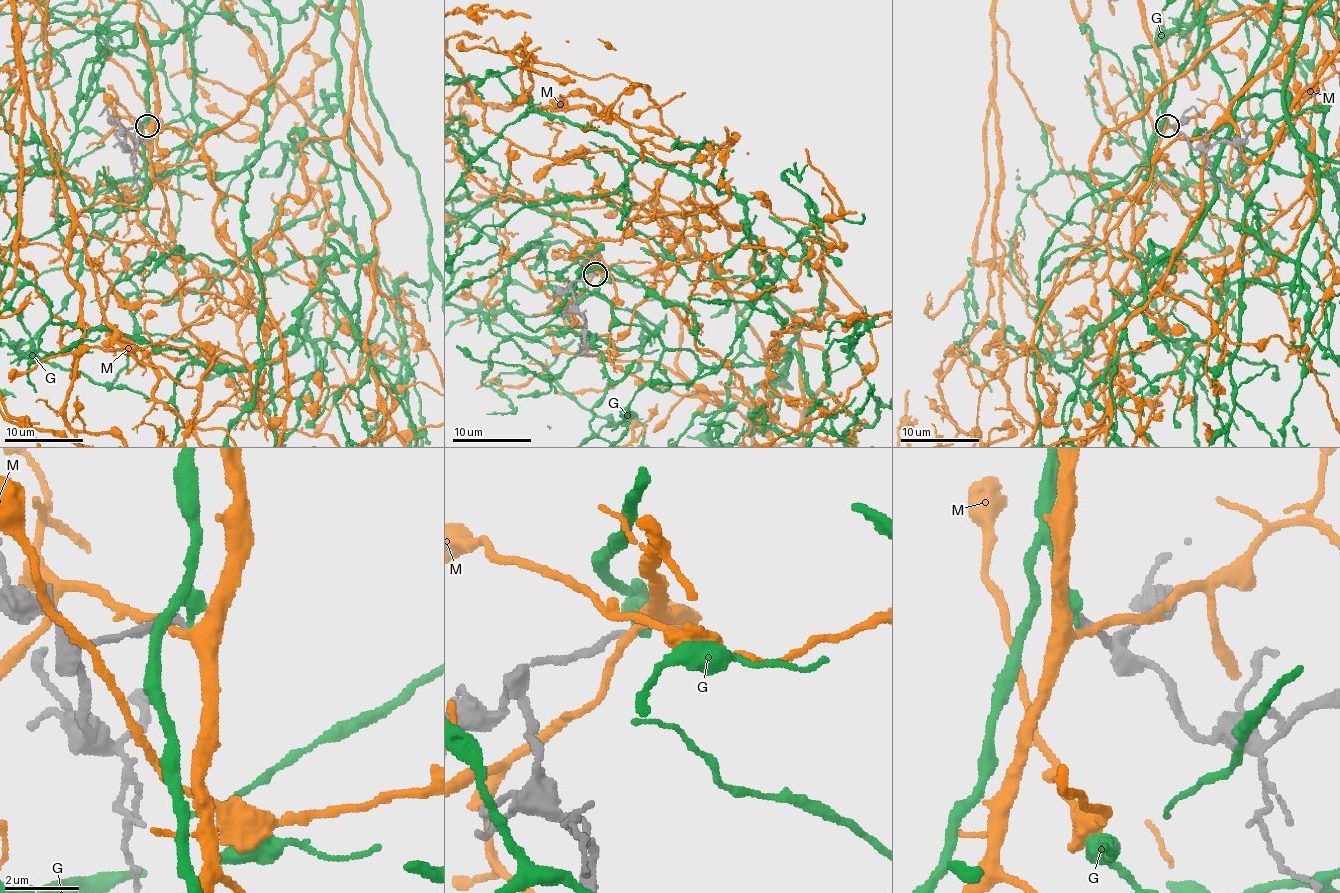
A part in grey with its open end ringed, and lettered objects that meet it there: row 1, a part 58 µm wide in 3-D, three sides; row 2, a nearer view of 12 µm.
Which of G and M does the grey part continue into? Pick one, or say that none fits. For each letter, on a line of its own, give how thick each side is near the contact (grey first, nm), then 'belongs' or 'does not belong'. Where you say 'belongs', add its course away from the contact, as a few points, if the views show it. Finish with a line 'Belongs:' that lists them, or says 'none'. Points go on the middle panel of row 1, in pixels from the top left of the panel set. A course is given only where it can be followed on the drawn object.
G: 180/420 nm | does not belong
M: 190/300 nm | does not belong
Belongs: none

